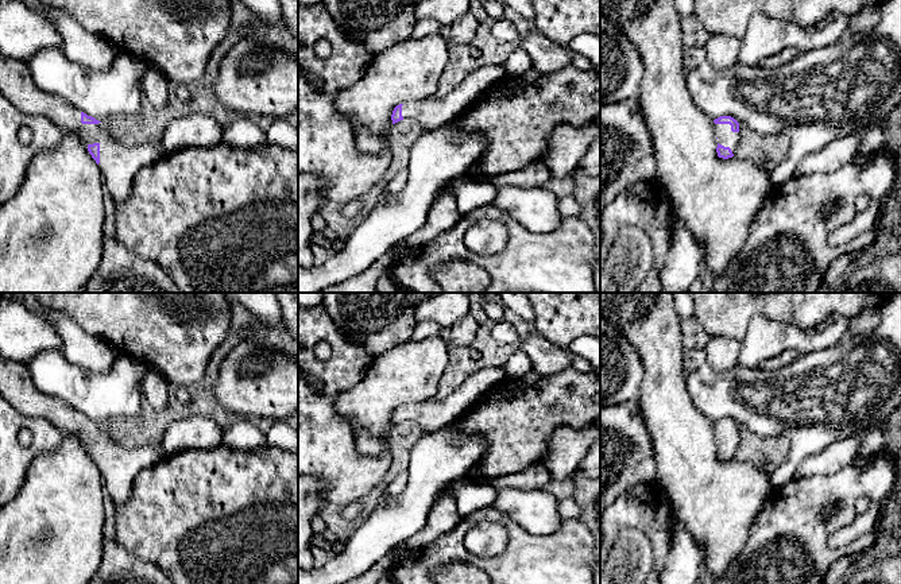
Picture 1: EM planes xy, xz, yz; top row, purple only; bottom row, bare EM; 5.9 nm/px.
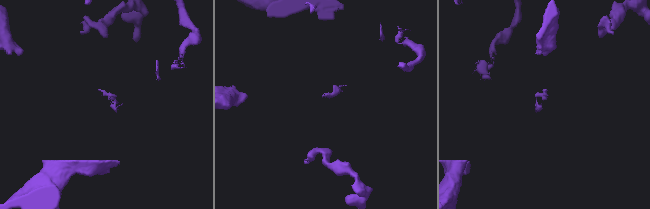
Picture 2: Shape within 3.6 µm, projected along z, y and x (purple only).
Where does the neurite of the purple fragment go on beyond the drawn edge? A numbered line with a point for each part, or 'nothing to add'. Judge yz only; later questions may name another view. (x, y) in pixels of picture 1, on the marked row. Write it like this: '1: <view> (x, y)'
1: yz (726, 136)

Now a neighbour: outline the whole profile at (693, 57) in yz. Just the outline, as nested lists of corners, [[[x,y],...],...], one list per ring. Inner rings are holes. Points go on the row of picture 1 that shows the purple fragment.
[[[704,46],[684,47],[682,65],[687,74],[697,69],[704,61],[707,61]]]

